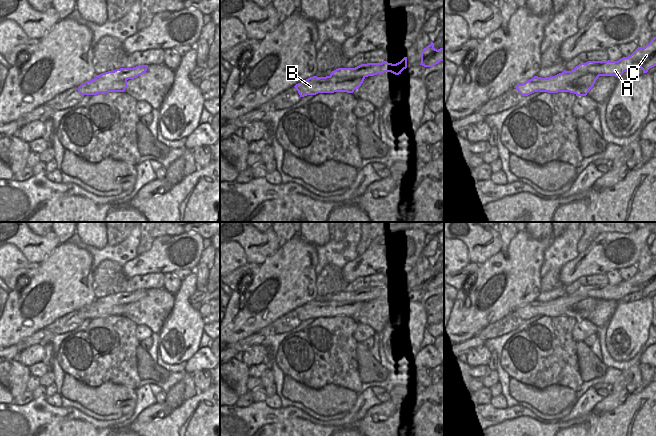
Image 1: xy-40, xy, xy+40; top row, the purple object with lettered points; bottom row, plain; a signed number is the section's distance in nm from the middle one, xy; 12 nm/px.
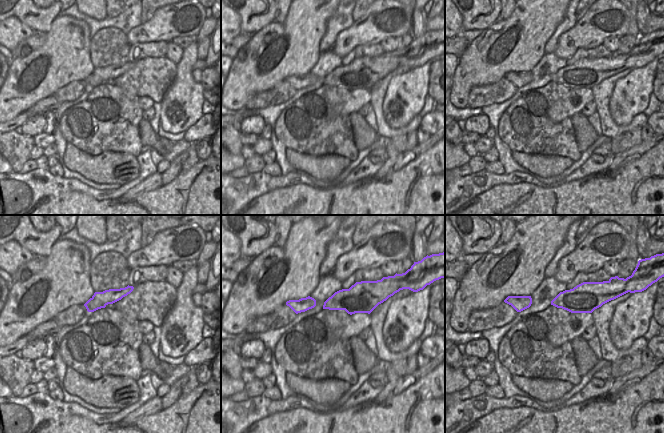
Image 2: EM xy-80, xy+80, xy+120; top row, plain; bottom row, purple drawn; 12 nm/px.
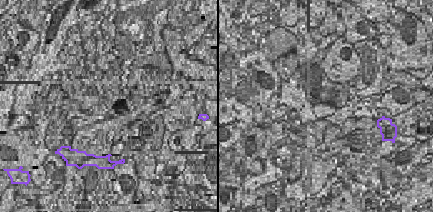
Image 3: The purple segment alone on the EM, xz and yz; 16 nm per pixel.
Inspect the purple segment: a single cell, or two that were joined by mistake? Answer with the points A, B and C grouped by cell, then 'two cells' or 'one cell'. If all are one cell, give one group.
groups A C / B; two cells

